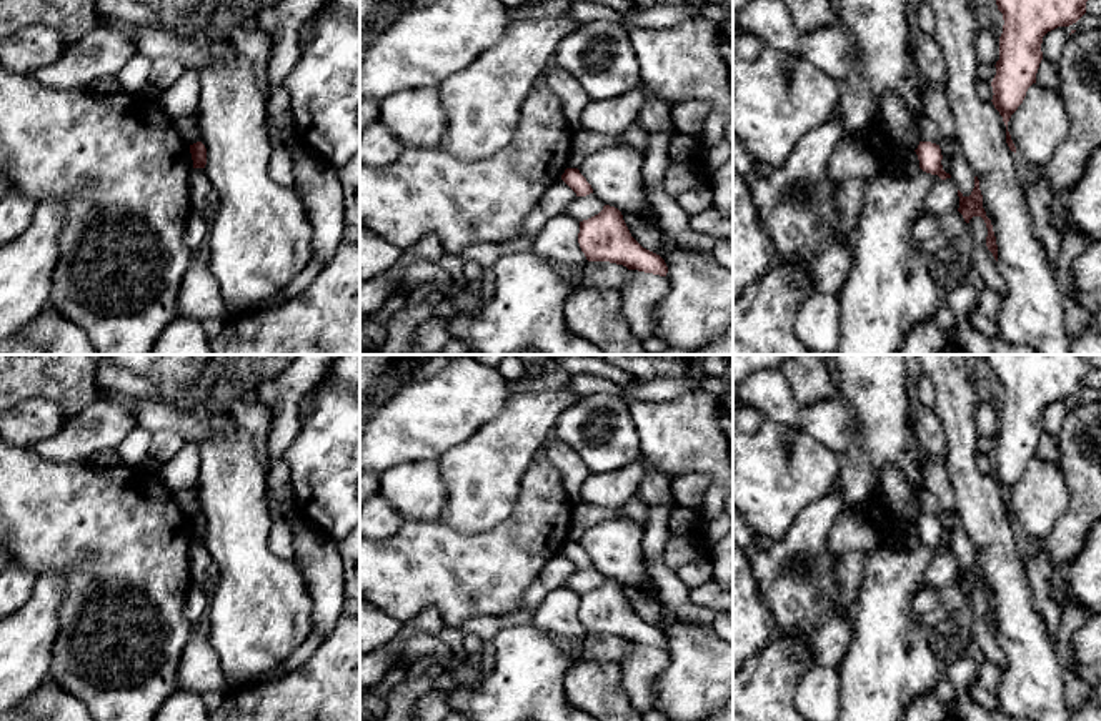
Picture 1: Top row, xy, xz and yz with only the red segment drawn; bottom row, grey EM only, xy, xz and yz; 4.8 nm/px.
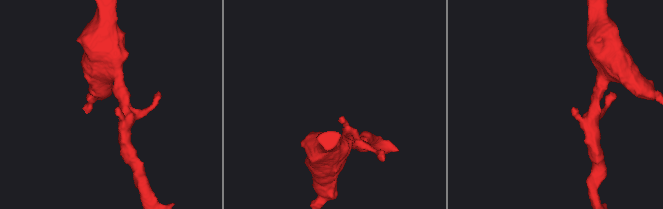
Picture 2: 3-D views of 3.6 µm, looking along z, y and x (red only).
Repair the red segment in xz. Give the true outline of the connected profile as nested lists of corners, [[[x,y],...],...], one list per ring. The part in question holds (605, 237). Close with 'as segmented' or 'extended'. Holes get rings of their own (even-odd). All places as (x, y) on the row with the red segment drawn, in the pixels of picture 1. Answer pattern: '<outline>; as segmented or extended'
[[[605,205],[598,215],[580,221],[578,243],[588,261],[610,261],[660,276],[668,273],[665,260],[631,236],[615,206]]]; as segmented

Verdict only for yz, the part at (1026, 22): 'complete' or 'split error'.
complete

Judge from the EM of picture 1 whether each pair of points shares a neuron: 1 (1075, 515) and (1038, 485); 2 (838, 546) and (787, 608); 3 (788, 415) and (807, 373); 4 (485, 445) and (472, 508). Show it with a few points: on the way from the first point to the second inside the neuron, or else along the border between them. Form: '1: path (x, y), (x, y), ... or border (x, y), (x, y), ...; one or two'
1: border (1061, 470), (1068, 490), (1068, 508), (1043, 538); two
2: border (841, 515), (828, 537), (828, 551), (835, 558); two
3: border (782, 372), (793, 397), (803, 405); two
4: path (485, 460), (480, 493); one

